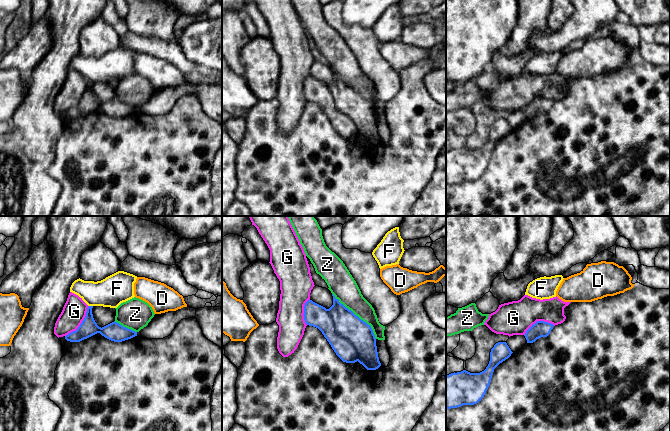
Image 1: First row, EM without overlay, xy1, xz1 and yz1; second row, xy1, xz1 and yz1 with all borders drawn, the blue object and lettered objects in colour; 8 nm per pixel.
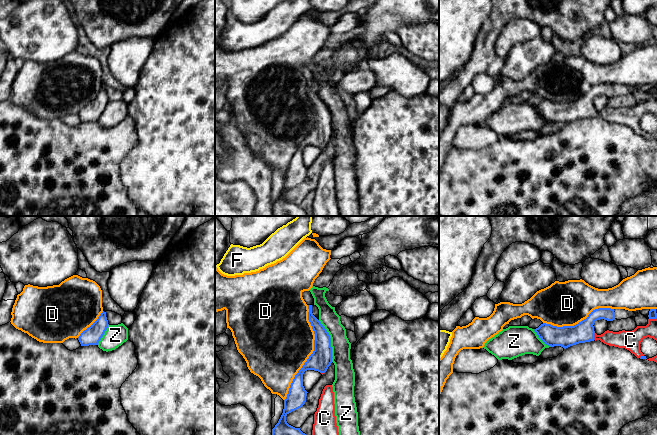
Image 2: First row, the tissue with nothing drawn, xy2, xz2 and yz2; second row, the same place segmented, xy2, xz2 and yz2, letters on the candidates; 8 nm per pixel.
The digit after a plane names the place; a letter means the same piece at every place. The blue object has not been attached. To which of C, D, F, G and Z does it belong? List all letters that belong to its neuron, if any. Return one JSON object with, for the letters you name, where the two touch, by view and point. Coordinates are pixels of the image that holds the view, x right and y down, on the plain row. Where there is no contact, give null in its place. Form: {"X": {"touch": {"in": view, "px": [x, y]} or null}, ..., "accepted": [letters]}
{"C": {"touch": {"in": "yz2", "px": [593, 112]}}, "accepted": ["C"]}

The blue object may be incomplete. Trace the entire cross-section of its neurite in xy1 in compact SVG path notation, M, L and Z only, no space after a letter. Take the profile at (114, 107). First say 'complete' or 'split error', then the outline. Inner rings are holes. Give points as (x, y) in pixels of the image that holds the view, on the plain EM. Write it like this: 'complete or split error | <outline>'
complete | M88 82L86 92L77 106L65 112L67 117L80 118L97 109L114 118L122 118L137 112L137 108L115 97L102 104L99 103L93 94L92 84L93 82Z

